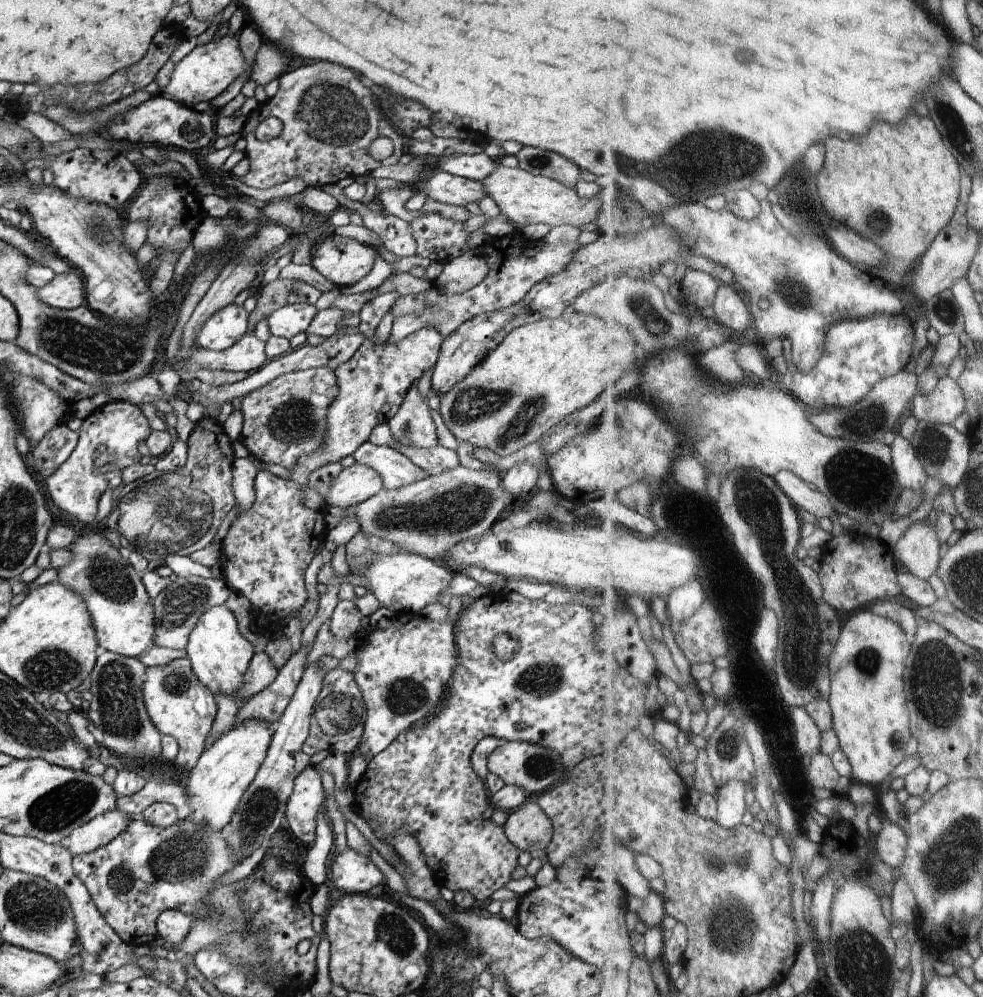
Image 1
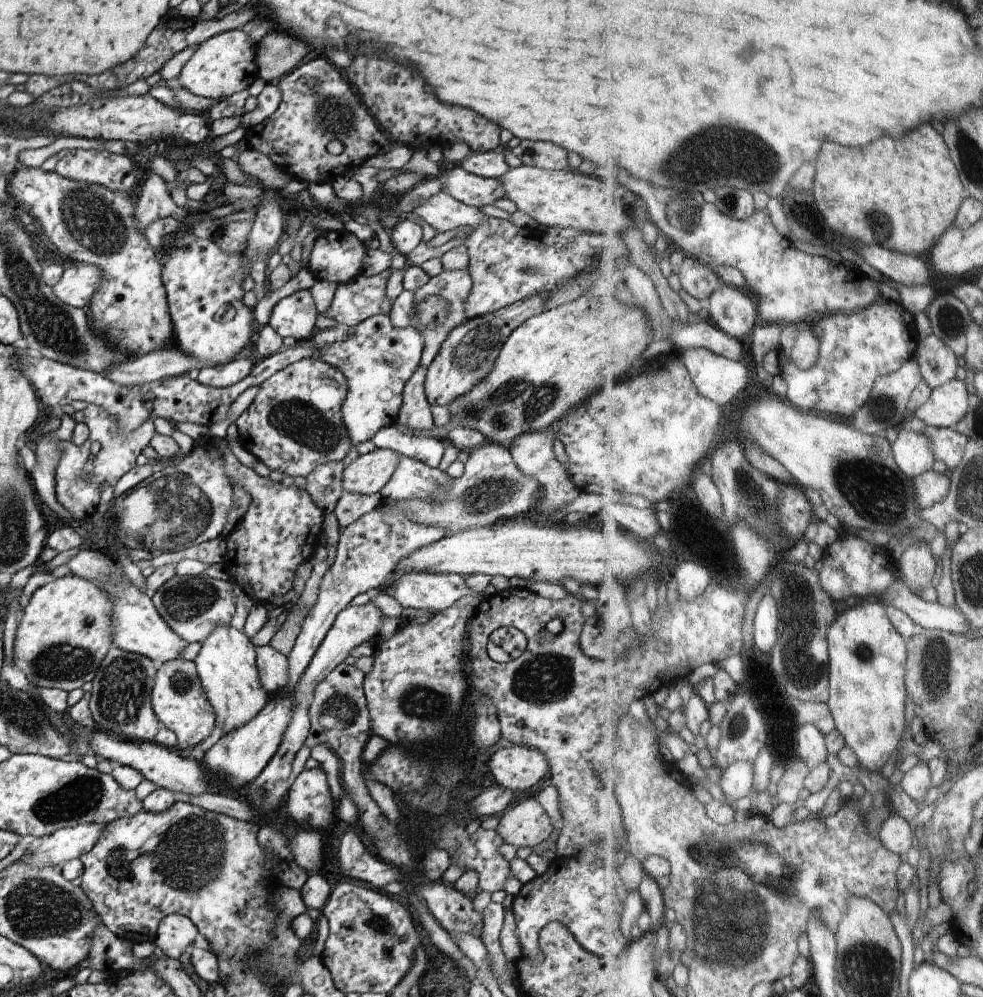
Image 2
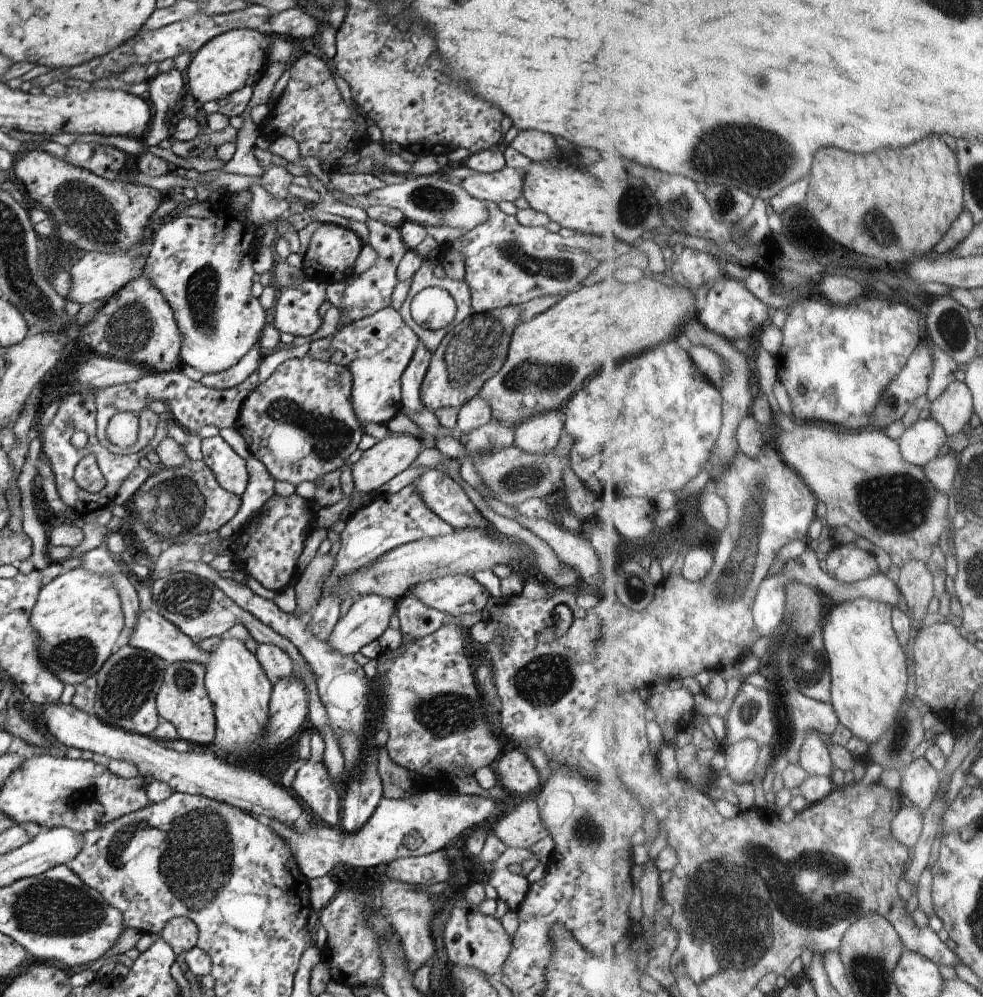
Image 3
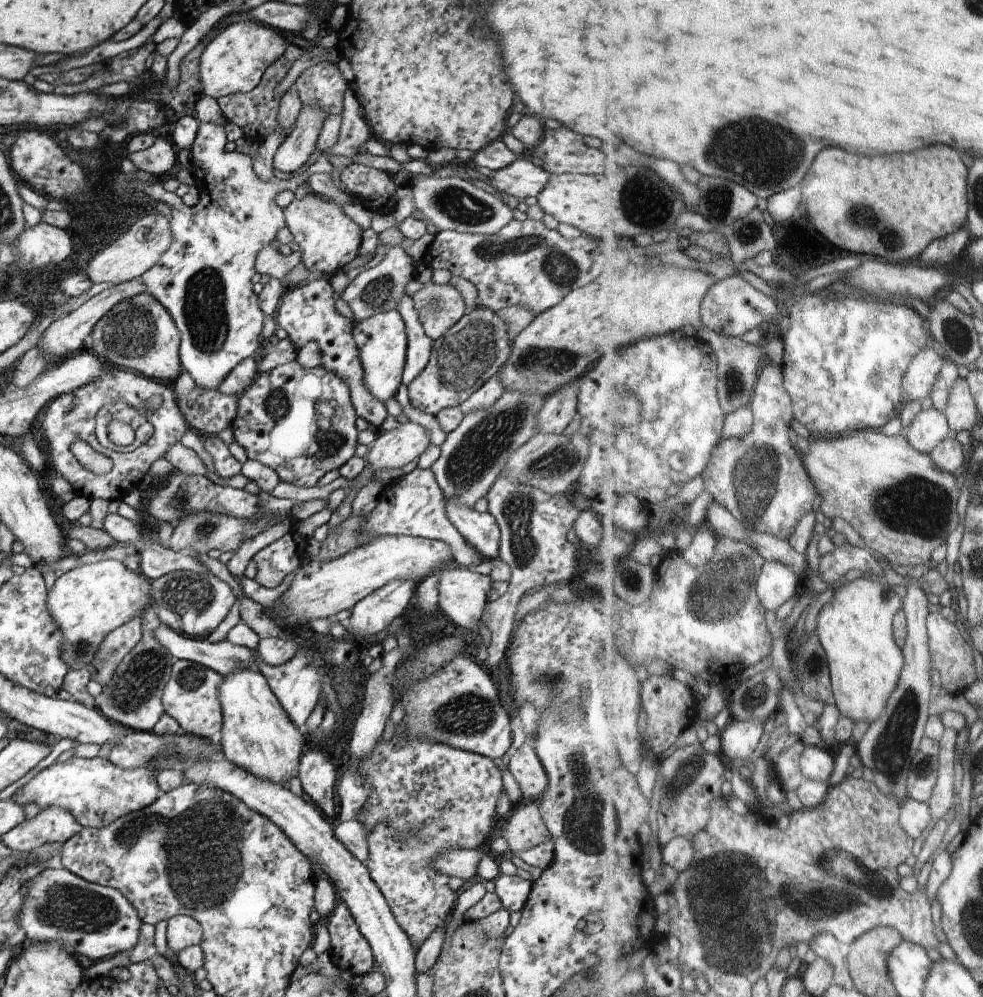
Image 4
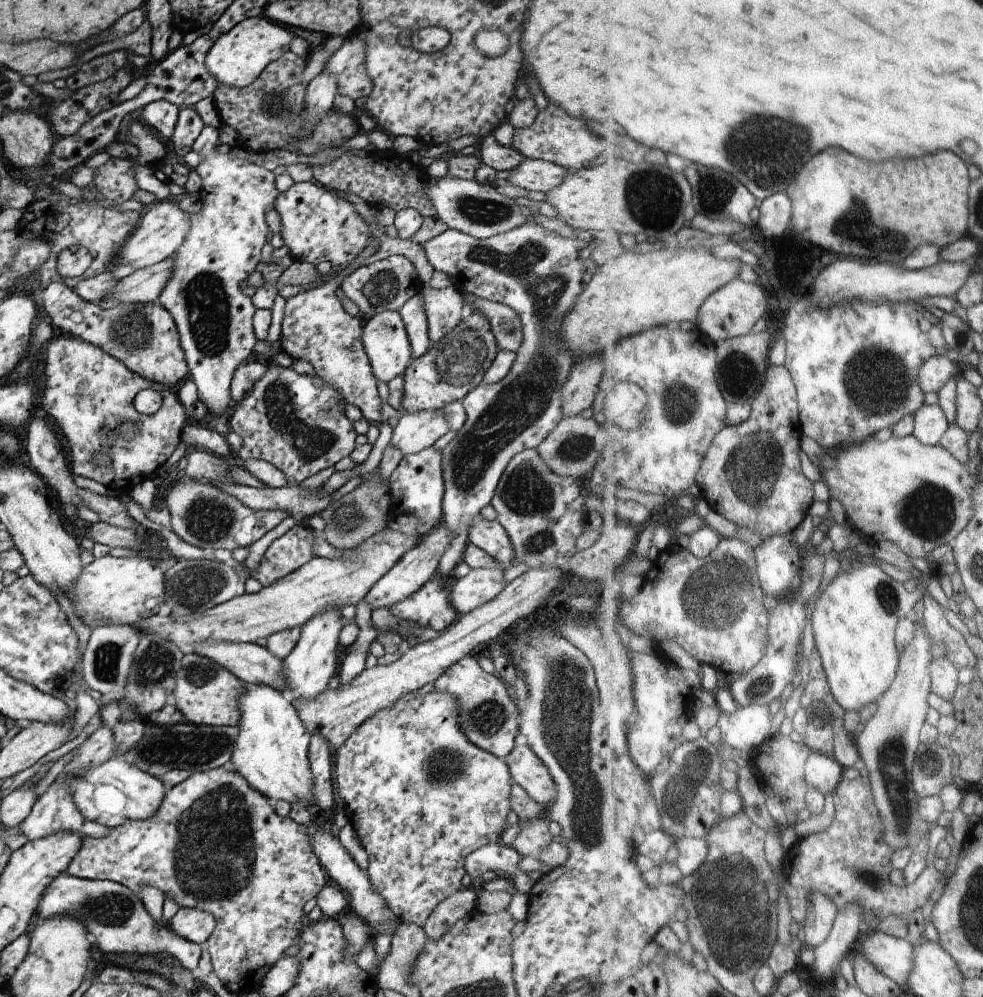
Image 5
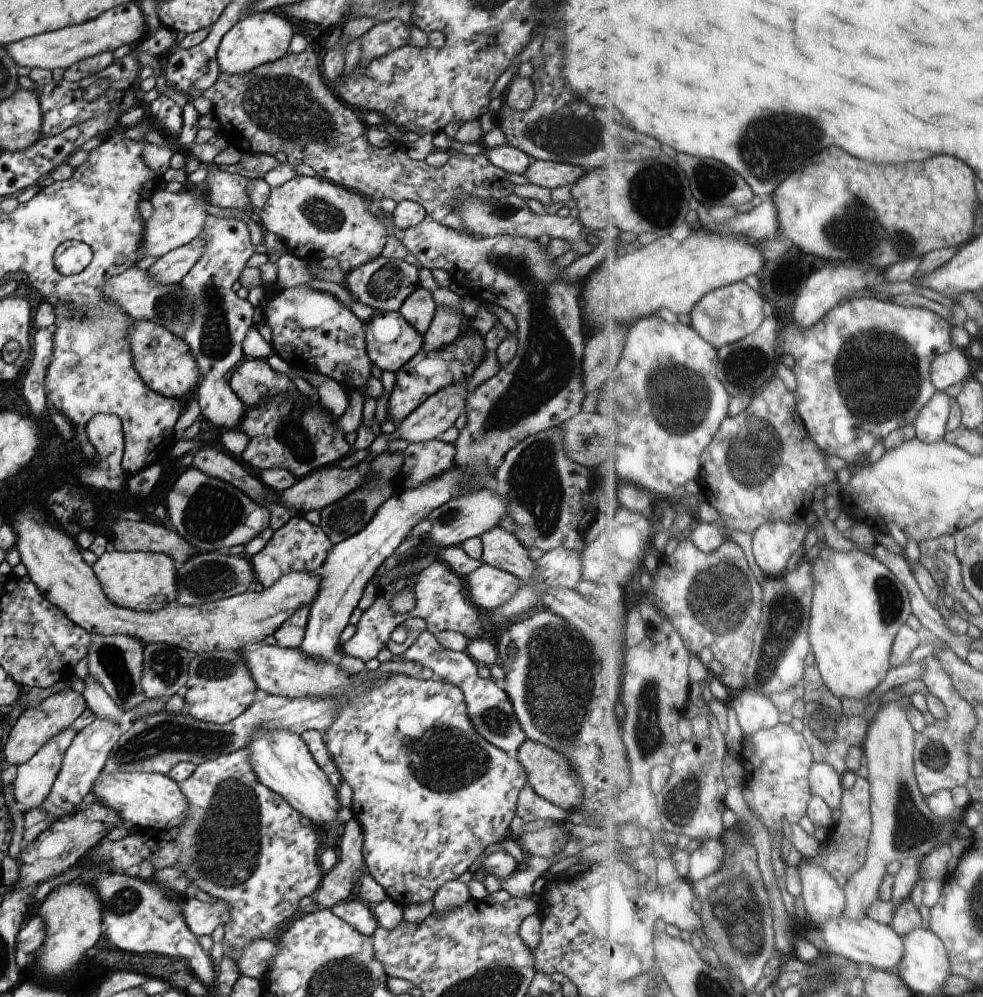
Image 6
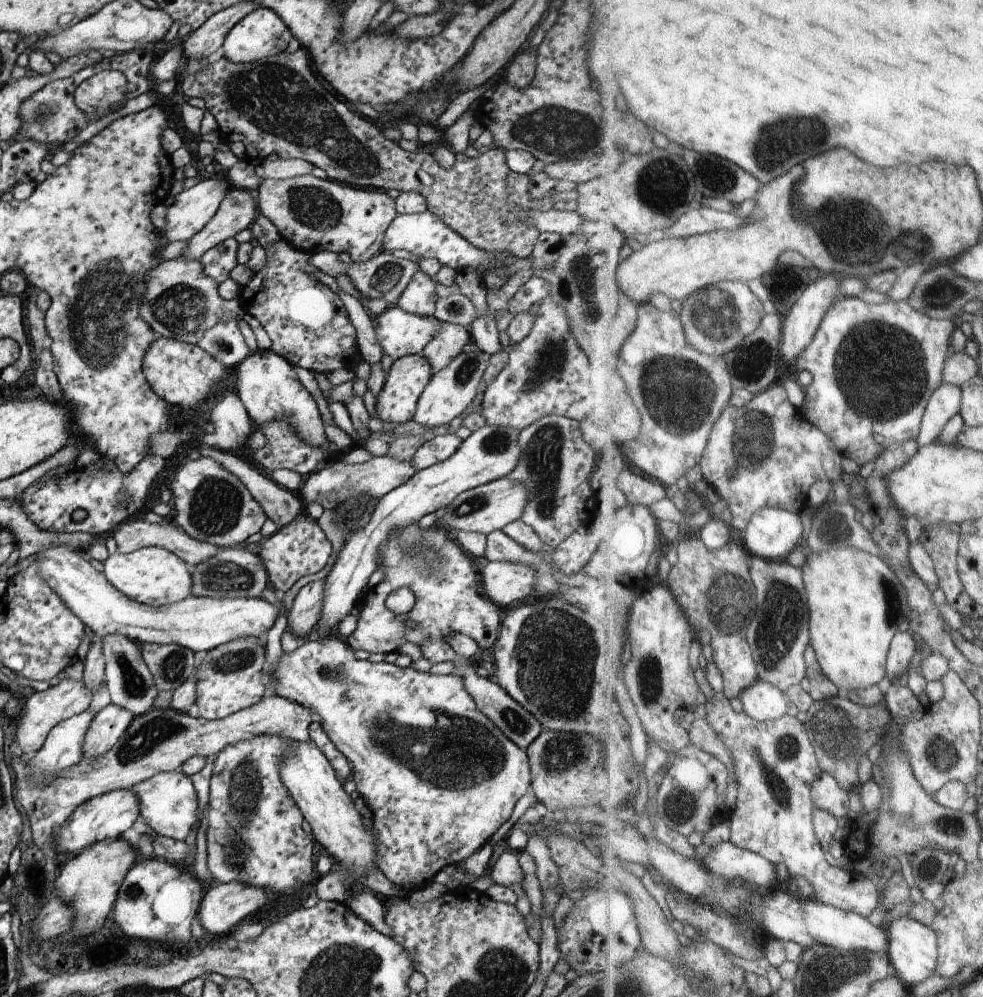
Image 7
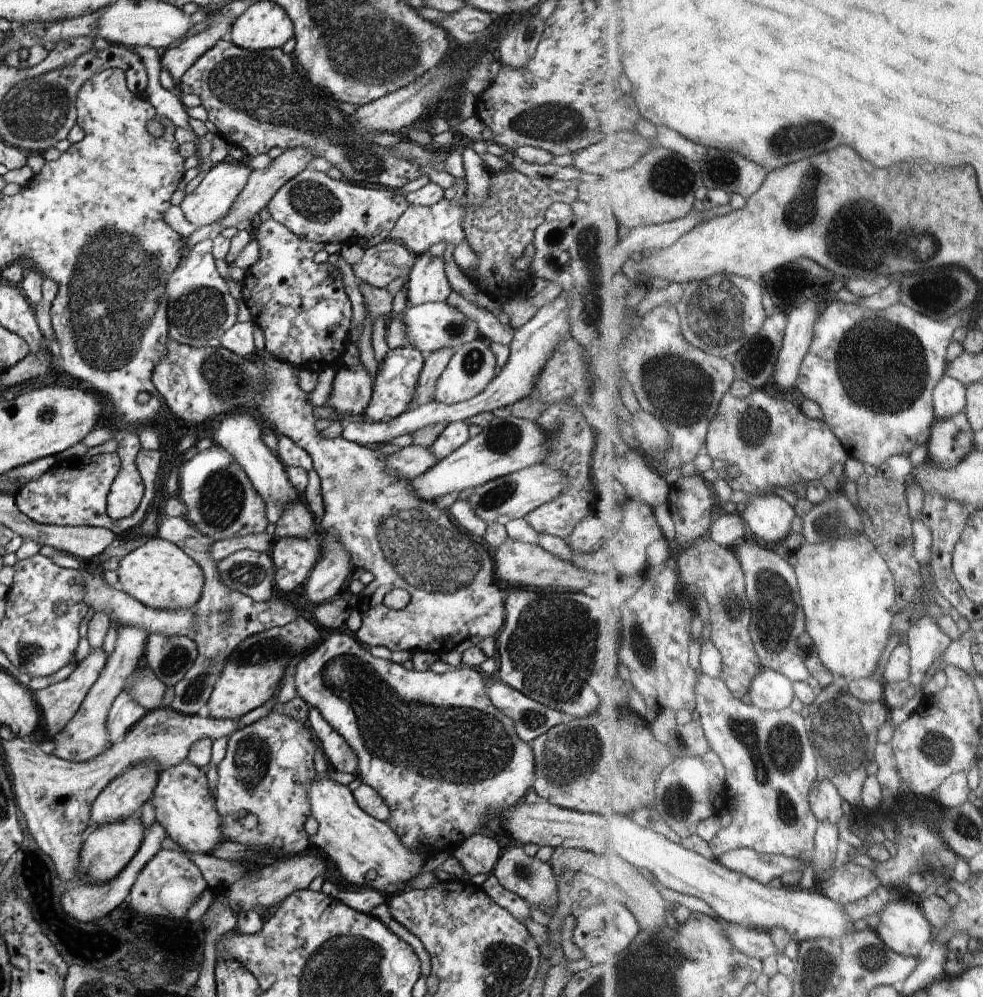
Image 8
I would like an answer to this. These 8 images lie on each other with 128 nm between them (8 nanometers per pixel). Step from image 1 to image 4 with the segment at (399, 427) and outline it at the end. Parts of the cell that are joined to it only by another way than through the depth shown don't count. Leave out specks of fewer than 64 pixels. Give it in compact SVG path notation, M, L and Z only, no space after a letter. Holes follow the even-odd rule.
M402 296L398 302L397 312L402 316L406 326L407 352L402 376L402 384L410 386L416 376L428 365L433 350L433 340L426 336L422 324L418 320L418 312L414 308L410 296Z

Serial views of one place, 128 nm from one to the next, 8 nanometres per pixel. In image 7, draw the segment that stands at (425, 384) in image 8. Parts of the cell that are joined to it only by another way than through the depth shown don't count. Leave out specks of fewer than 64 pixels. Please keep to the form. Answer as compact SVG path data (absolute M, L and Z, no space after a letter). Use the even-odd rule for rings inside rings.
M441 322L436 336L424 347L422 354L430 363L432 374L440 372L456 358L472 338L468 328L456 323Z

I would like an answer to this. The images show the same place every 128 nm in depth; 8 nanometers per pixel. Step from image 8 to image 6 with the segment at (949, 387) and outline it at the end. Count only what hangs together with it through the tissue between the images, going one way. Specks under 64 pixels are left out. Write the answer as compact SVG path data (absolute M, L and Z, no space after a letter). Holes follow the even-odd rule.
M939 390L937 395L926 405L915 424L917 437L929 443L946 439L956 403L957 398L950 392Z

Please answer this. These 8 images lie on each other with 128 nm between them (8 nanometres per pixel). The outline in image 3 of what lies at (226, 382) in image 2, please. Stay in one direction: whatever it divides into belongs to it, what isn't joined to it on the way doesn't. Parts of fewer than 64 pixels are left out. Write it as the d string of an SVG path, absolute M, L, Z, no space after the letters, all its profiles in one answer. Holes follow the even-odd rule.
M253 347L238 360L237 364L228 368L228 370L216 372L216 374L204 374L200 382L204 386L215 390L225 390L239 386L259 369L261 360L258 350Z

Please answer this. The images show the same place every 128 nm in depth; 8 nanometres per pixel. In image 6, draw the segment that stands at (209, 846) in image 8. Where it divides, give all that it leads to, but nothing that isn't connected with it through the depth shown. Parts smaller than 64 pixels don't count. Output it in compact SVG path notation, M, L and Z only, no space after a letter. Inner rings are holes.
M99 773L94 781L93 790L90 792L90 799L100 804L113 808L123 820L124 826L131 828L138 826L145 830L169 831L176 828L185 818L189 811L189 804L186 795L182 792L179 783L172 780L168 775L160 773Z

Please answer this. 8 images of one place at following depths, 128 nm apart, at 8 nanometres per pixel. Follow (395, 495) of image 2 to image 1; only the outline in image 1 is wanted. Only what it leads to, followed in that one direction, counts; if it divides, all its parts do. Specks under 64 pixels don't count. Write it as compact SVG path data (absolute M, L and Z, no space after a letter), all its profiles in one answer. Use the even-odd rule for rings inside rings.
M364 442L352 454L355 462L370 466L380 474L383 487L396 490L427 478L427 472L413 464L404 454L390 447Z

